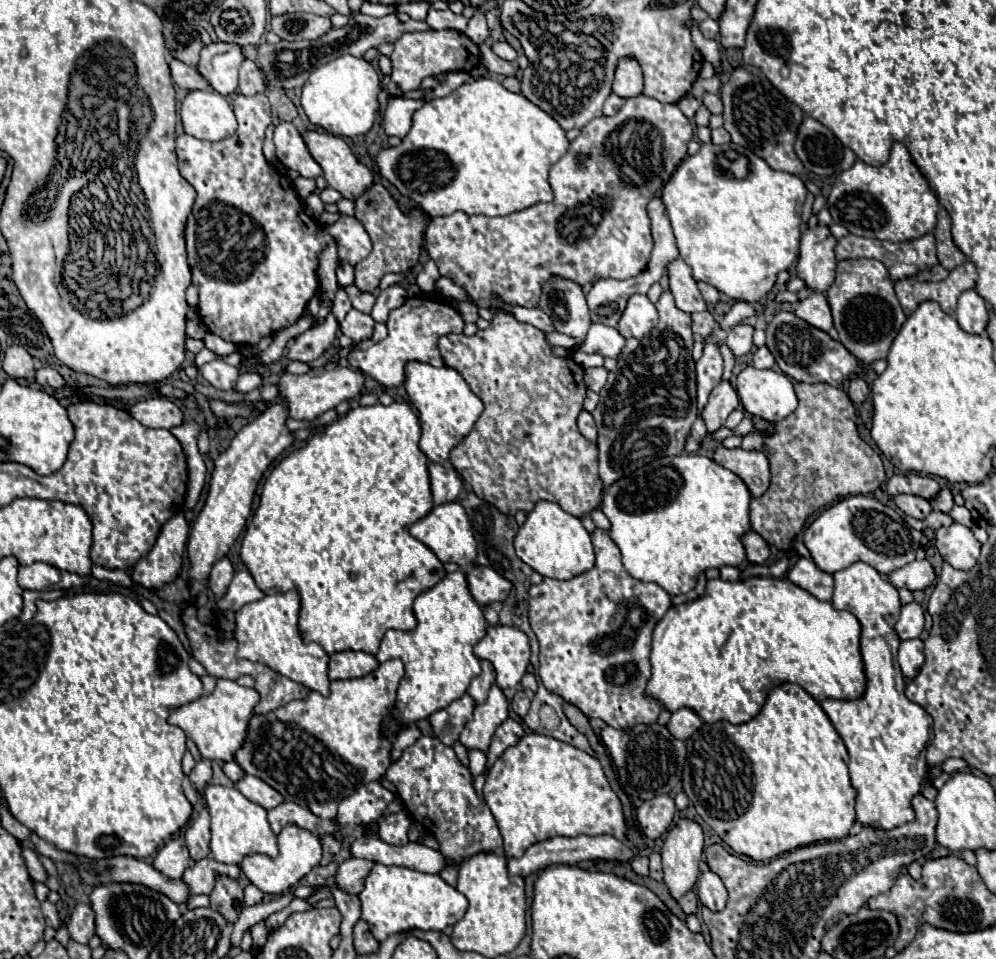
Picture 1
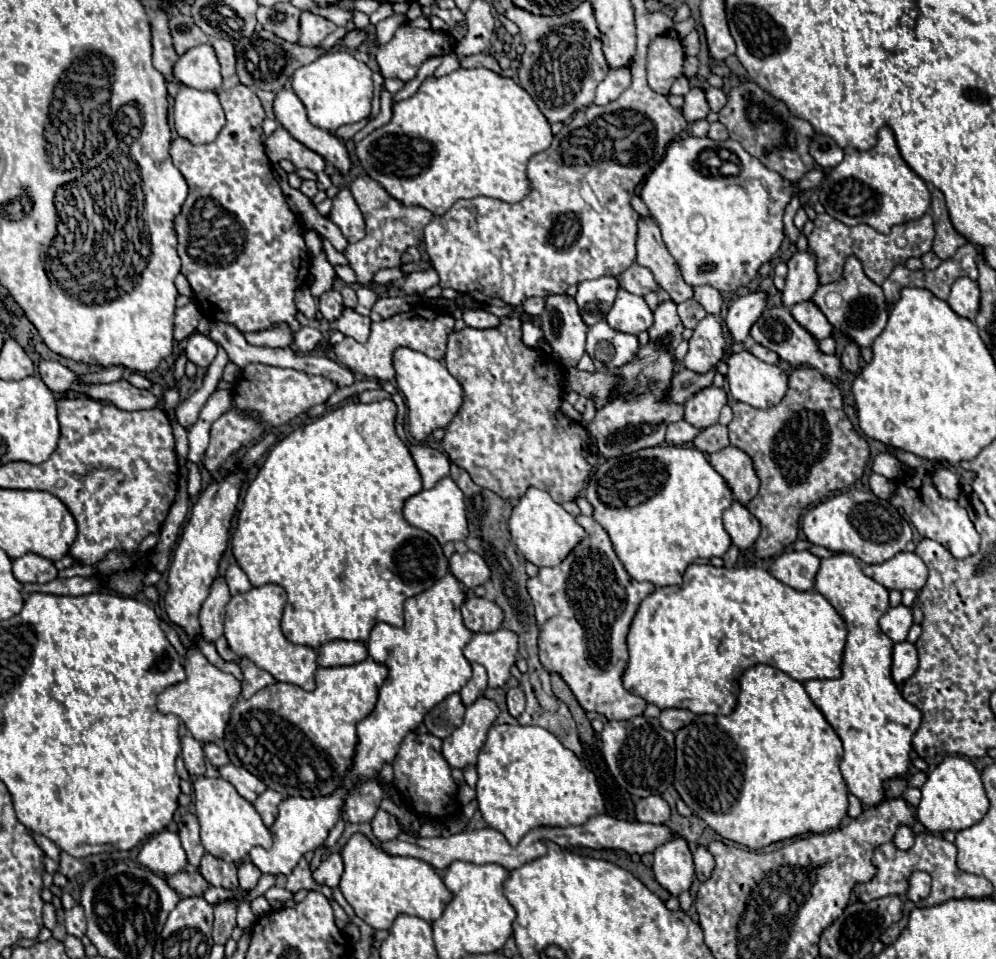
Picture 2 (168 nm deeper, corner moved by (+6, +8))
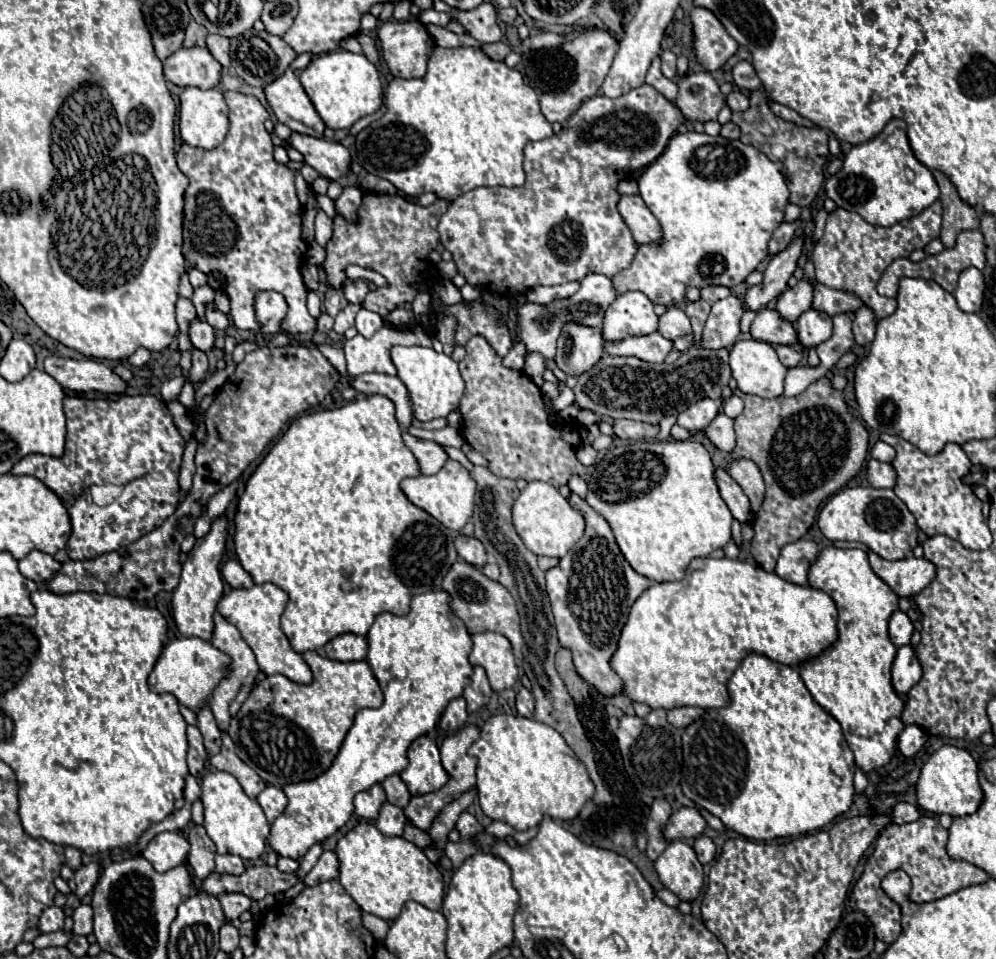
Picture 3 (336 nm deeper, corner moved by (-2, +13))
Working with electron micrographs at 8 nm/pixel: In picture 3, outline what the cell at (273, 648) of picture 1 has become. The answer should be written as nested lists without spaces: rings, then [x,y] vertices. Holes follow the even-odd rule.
[[[264,583],[264,585],[254,585],[250,589],[232,589],[226,597],[220,599],[218,611],[226,621],[230,621],[240,631],[242,639],[254,651],[256,661],[266,675],[280,673],[292,679],[294,683],[308,685],[312,683],[312,671],[304,661],[304,657],[292,649],[290,641],[280,629],[280,617],[284,613],[286,603],[288,603],[288,595],[280,587],[272,583]]]

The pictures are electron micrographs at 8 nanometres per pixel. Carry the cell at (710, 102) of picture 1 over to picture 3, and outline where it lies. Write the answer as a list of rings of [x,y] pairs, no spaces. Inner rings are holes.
[[[734,89],[728,97],[726,97],[726,105],[732,109],[732,111],[744,111],[748,109],[748,95]]]

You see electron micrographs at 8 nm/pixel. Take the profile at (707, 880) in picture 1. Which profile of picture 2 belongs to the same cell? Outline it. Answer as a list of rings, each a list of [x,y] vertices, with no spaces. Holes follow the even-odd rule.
[[[698,846],[694,852],[694,870],[696,870],[696,876],[700,882],[708,880],[714,870],[714,858],[704,846]]]

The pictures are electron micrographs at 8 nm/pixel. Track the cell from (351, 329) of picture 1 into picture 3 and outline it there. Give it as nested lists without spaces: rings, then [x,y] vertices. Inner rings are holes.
[[[362,307],[362,309],[358,311],[358,315],[356,315],[356,329],[358,329],[358,333],[364,335],[364,337],[372,337],[374,331],[380,329],[382,325],[384,325],[384,319],[382,319],[378,313],[368,311],[368,309],[364,309],[364,307]]]

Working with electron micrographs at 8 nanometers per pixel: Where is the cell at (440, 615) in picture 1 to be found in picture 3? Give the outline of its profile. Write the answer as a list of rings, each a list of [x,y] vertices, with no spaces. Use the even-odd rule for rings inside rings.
[[[434,589],[428,591],[426,595],[414,595],[410,613],[404,617],[392,615],[392,613],[380,613],[370,627],[366,639],[368,639],[368,657],[366,661],[370,663],[382,693],[384,693],[384,703],[378,709],[360,709],[354,717],[354,725],[348,731],[338,757],[334,759],[334,765],[320,775],[320,779],[308,781],[308,783],[294,783],[284,787],[284,793],[288,797],[288,805],[284,813],[272,823],[272,837],[268,839],[268,845],[280,855],[280,857],[290,857],[290,859],[300,859],[306,855],[306,851],[314,843],[322,843],[330,835],[334,835],[340,827],[346,825],[350,815],[354,813],[354,795],[372,787],[374,783],[382,783],[386,775],[400,773],[408,765],[408,747],[410,743],[420,737],[430,733],[446,705],[460,697],[464,687],[470,683],[474,667],[468,661],[468,653],[472,651],[472,637],[466,631],[466,625],[460,617],[454,615],[450,607],[452,597],[442,591]]]

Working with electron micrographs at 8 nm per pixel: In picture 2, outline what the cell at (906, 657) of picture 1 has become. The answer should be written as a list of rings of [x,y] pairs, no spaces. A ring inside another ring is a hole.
[[[910,642],[894,644],[894,658],[892,658],[892,678],[896,684],[906,682],[918,668],[918,652],[916,646]]]

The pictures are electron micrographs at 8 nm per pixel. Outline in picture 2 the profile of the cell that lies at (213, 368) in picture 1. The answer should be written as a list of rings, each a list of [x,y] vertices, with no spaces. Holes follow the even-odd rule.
[[[196,334],[188,340],[188,346],[184,350],[184,354],[188,356],[188,360],[192,360],[196,366],[202,366],[202,368],[208,368],[214,360],[218,352],[218,346],[216,342],[212,342],[208,336],[204,334]]]

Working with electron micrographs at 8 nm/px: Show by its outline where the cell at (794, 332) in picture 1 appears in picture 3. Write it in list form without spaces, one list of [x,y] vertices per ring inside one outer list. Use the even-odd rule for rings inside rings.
[[[766,307],[756,315],[750,327],[750,335],[758,341],[766,341],[772,345],[798,345],[794,325],[780,317],[774,307]]]

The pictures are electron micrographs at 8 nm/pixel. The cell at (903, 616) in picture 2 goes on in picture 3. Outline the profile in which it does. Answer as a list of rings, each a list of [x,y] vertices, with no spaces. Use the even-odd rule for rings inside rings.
[[[894,611],[892,617],[890,617],[890,639],[896,647],[902,647],[902,645],[908,645],[910,643],[910,637],[912,637],[912,621],[910,617],[904,613],[904,611]]]

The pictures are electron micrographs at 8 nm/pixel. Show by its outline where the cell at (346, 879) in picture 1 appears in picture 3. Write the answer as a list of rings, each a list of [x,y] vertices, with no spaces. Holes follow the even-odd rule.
[[[324,851],[322,857],[318,859],[318,863],[312,867],[312,871],[304,877],[304,883],[308,887],[314,887],[314,885],[318,885],[322,881],[338,879],[338,869],[340,869],[338,855],[334,851]]]

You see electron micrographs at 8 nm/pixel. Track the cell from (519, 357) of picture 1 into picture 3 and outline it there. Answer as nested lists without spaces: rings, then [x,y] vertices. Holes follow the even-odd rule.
[[[474,335],[466,343],[466,357],[460,361],[460,373],[466,381],[466,391],[458,409],[464,423],[462,435],[478,453],[482,453],[488,459],[488,469],[496,477],[526,481],[540,479],[554,485],[556,489],[568,485],[572,475],[578,475],[582,479],[586,477],[586,467],[576,459],[576,451],[582,445],[580,427],[554,427],[552,423],[548,423],[548,413],[544,409],[540,389],[526,373],[504,367],[502,357],[492,349],[492,345],[482,335]]]

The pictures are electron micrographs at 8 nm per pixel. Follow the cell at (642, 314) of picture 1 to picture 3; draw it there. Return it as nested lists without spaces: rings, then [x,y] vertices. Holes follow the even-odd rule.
[[[640,291],[618,295],[604,317],[604,339],[618,341],[630,335],[648,335],[658,329],[654,303]]]

